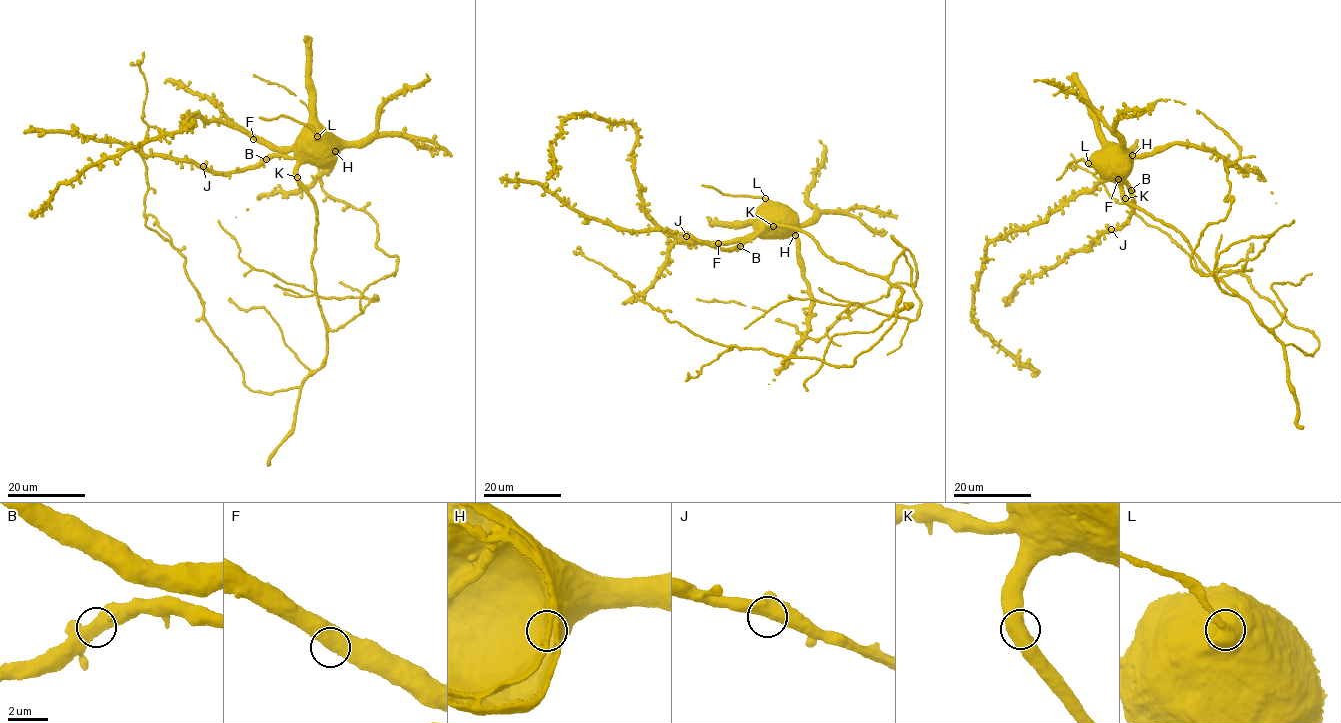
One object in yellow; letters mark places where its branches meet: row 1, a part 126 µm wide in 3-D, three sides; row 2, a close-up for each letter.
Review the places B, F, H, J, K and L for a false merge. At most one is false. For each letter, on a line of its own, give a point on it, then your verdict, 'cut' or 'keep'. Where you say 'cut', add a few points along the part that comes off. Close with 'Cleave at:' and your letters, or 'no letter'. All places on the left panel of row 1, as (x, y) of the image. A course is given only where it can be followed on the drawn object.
B: place (266, 159); keep
F: place (253, 139); keep
H: place (335, 151); keep
J: place (203, 166); keep
K: place (297, 177); keep
L: place (317, 136); cut; course (317, 136), (309, 126), (289, 117), (269, 119), (259, 116)
Cleave at: L

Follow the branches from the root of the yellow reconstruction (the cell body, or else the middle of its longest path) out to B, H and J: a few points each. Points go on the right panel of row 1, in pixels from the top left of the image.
B: (1213, 272), (1183, 235), (1123, 197), (1121, 182), (1131, 190)
H: (1213, 272), (1183, 235), (1137, 208), (1123, 195), (1121, 184), (1129, 174), (1132, 155)
J: (1213, 272), (1183, 235), (1123, 197), (1121, 182), (1127, 184), (1132, 209), (1126, 220), (1111, 229)

